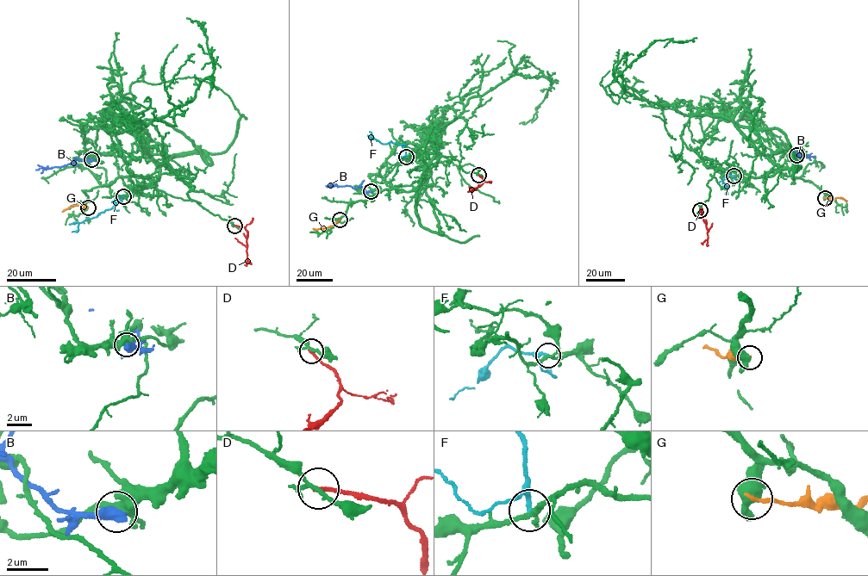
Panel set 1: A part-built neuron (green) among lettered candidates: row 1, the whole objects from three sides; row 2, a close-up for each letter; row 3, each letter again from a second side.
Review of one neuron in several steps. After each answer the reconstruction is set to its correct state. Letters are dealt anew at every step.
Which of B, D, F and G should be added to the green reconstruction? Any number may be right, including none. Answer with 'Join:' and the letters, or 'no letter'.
Join: no letter

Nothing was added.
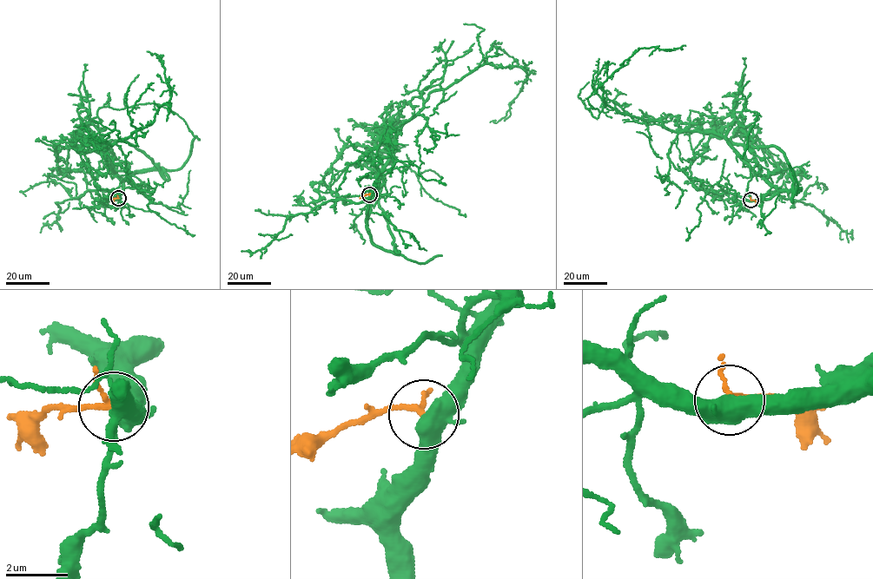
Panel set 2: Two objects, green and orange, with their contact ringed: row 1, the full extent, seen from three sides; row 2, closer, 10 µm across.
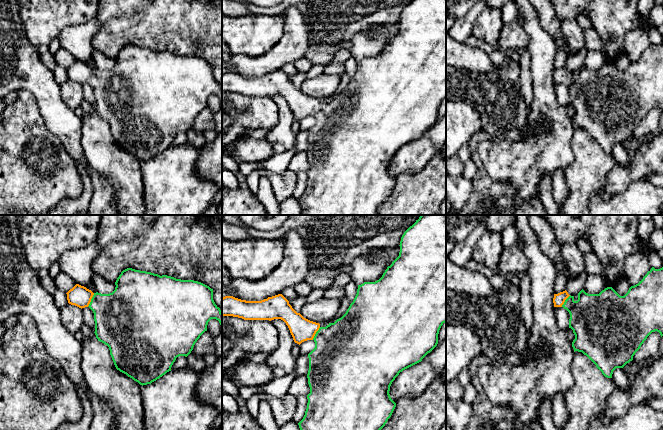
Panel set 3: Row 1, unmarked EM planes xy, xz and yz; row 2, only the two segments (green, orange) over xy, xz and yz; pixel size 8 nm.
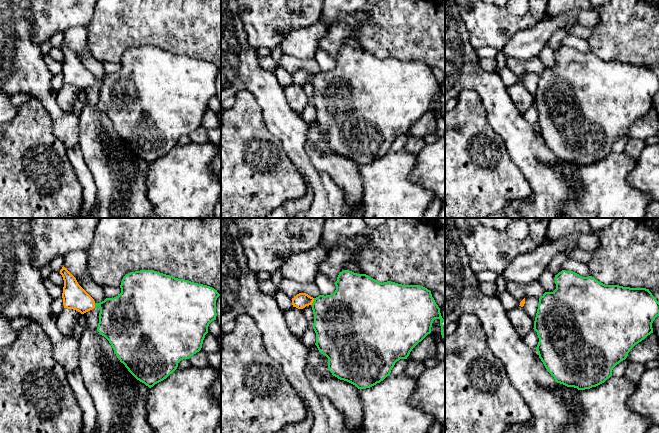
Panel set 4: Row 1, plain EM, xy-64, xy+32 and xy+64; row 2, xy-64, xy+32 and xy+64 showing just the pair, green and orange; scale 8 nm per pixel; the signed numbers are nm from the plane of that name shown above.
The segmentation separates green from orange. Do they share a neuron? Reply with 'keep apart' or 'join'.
join

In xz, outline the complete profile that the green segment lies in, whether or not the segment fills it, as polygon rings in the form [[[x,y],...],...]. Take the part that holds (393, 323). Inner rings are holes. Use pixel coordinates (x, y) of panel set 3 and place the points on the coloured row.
[[[421,215],[402,235],[399,256],[387,267],[382,277],[375,282],[364,282],[358,285],[357,294],[346,313],[334,323],[321,327],[319,323],[304,318],[297,313],[289,301],[278,294],[261,301],[246,301],[233,296],[222,298],[222,316],[233,316],[244,320],[274,320],[281,319],[288,326],[293,340],[301,344],[307,340],[315,342],[315,348],[308,354],[309,370],[307,374],[310,393],[303,419],[298,423],[300,430],[381,430],[391,417],[396,403],[391,399],[389,391],[392,382],[403,370],[419,363],[438,344],[438,334],[441,326],[446,322],[446,215]]]

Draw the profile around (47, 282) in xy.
[[[49,275],[40,278],[40,284],[50,294],[53,294],[57,290],[54,280]]]

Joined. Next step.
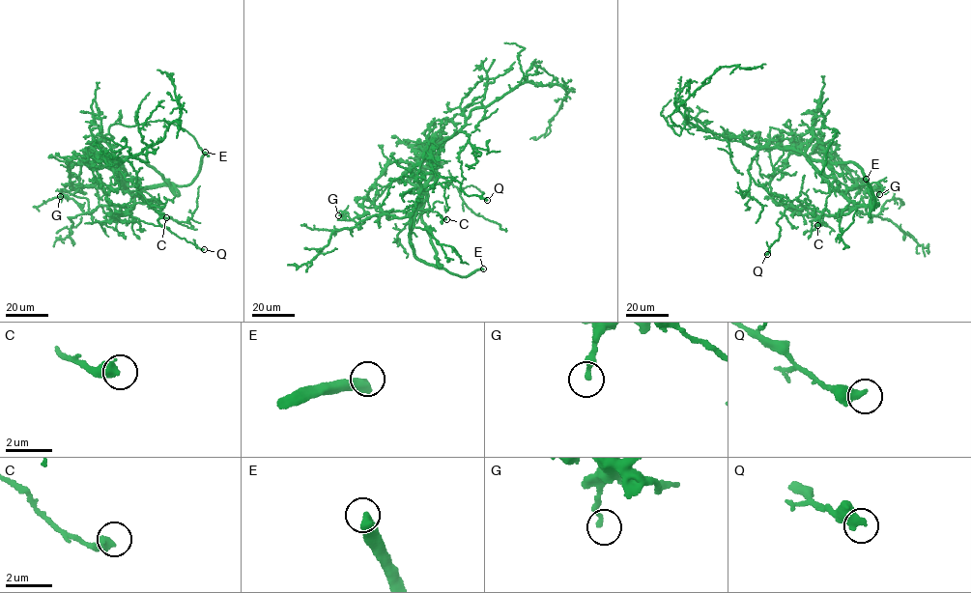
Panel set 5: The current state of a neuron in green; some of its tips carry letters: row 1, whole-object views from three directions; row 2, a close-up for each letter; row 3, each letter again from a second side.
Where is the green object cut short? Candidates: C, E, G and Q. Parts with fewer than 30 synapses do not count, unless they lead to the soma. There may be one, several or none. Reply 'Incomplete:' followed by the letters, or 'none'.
Incomplete: E

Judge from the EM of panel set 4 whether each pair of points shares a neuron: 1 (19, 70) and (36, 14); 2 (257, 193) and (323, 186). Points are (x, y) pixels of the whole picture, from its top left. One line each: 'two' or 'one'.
1: two
2: two

